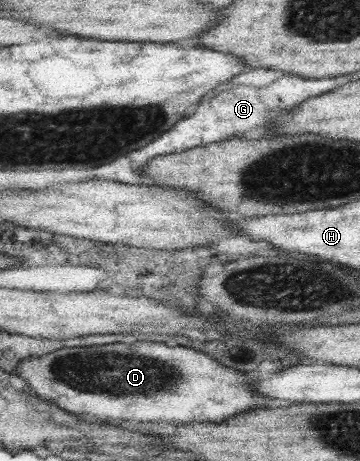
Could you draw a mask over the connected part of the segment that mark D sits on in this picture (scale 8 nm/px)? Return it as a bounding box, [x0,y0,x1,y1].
[16,340,275,425]

